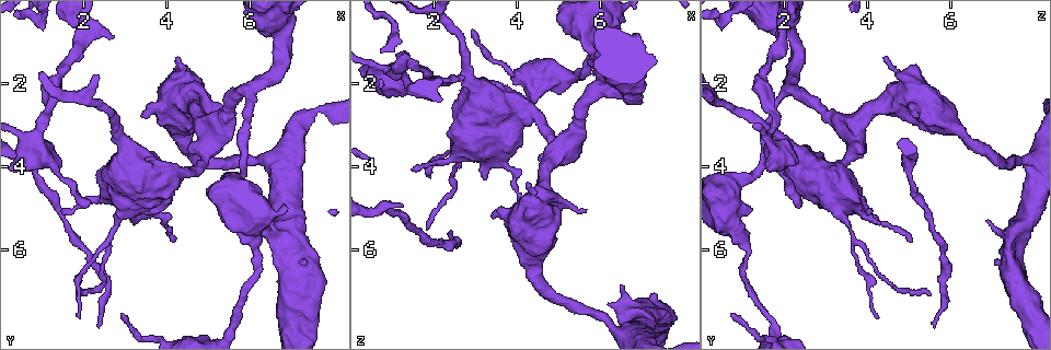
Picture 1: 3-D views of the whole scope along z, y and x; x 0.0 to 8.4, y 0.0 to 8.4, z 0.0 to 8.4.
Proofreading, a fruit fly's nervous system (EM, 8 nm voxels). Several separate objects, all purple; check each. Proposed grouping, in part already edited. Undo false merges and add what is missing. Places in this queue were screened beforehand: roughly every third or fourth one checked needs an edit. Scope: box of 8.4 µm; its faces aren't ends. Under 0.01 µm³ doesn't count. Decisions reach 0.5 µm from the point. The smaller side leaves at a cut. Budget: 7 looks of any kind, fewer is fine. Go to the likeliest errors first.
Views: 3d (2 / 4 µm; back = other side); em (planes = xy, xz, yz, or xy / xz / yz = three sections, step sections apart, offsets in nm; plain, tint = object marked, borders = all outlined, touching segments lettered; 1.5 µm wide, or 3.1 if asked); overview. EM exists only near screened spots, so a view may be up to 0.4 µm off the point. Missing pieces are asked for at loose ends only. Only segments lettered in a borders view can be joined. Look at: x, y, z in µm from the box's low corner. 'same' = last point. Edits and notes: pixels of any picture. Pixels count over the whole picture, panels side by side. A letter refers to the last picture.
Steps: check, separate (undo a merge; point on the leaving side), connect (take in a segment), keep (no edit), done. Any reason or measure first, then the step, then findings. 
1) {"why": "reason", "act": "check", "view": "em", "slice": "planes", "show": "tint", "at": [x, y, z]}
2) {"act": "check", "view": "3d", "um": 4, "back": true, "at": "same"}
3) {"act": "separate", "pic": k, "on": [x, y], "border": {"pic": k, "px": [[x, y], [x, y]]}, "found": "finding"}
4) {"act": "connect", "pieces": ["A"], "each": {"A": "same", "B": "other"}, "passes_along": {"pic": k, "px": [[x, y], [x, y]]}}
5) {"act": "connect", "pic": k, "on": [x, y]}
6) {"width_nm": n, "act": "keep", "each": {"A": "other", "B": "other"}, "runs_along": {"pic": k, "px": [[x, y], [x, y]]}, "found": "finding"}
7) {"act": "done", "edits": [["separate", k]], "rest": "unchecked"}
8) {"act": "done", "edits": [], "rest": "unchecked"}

{"why": "branch stops here", "act": "check", "view": "em", "slice": "xz", "step": 8, "show": "borders", "at": [2.70, 0.90, 1.90]}

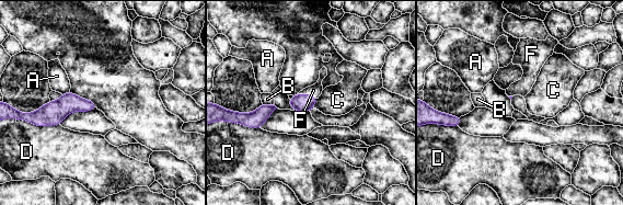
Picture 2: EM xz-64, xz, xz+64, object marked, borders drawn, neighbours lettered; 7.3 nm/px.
{"act": "check", "view": "em", "slice": "planes", "show": "borders", "at": "same"}

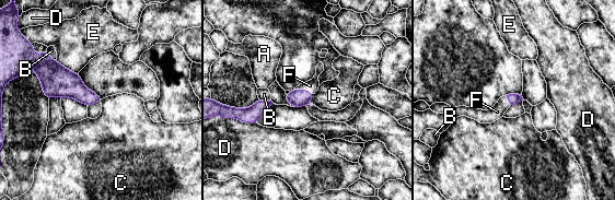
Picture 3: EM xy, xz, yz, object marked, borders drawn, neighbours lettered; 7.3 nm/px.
{"act": "connect", "pieces": ["F"], "each": {"A": "other", "B": "other", "C": "other", "D": "other", "E": "other", "F": "same"}, "passes_along": {"pic": 3, "px": [[299, 97], [304, 90], [312, 85]]}, "found": "the neuron continues"}

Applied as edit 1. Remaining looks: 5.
{"why": "an open end", "act": "check", "view": "em", "slice": "planes", "show": "borders", "at": [2.10, 4.90, 2.40]}

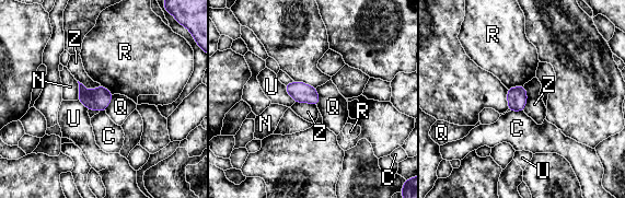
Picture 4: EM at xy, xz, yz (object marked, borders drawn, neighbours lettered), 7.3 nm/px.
{"width_nm": 160, "act": "keep", "each": {"C": "other", "N": "other", "Q": "other", "R": "other", "U": "other", "Z": "other"}, "border": {"pic": 4, "px": [[523, 85], [527, 92], [524, 111]]}, "found": "none of them fits"}

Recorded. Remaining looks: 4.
{"why": "thick turns thin", "act": "check", "view": "em", "slice": "planes", "show": "borders", "at": [5.55, 7.90, 1.80]}

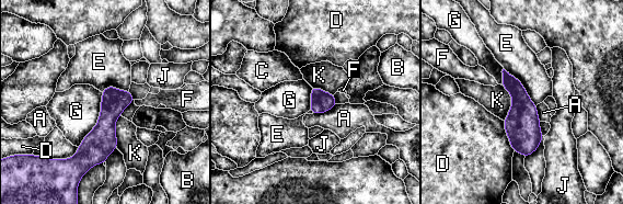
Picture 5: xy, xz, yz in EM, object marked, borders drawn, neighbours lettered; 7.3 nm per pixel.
{"act": "keep", "each": {"A": "other", "B": "other", "C": "other", "D": "other", "E": "other", "F": "other", "G": "other", "J": "other", "K": "other"}, "border": {"pic": 5, "px": [[102, 92], [99, 120], [77, 146]]}, "found": "all the same neuron"}

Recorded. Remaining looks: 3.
{"act": "done", "edits": [["connect", 3]], "rest": "unchecked"}

